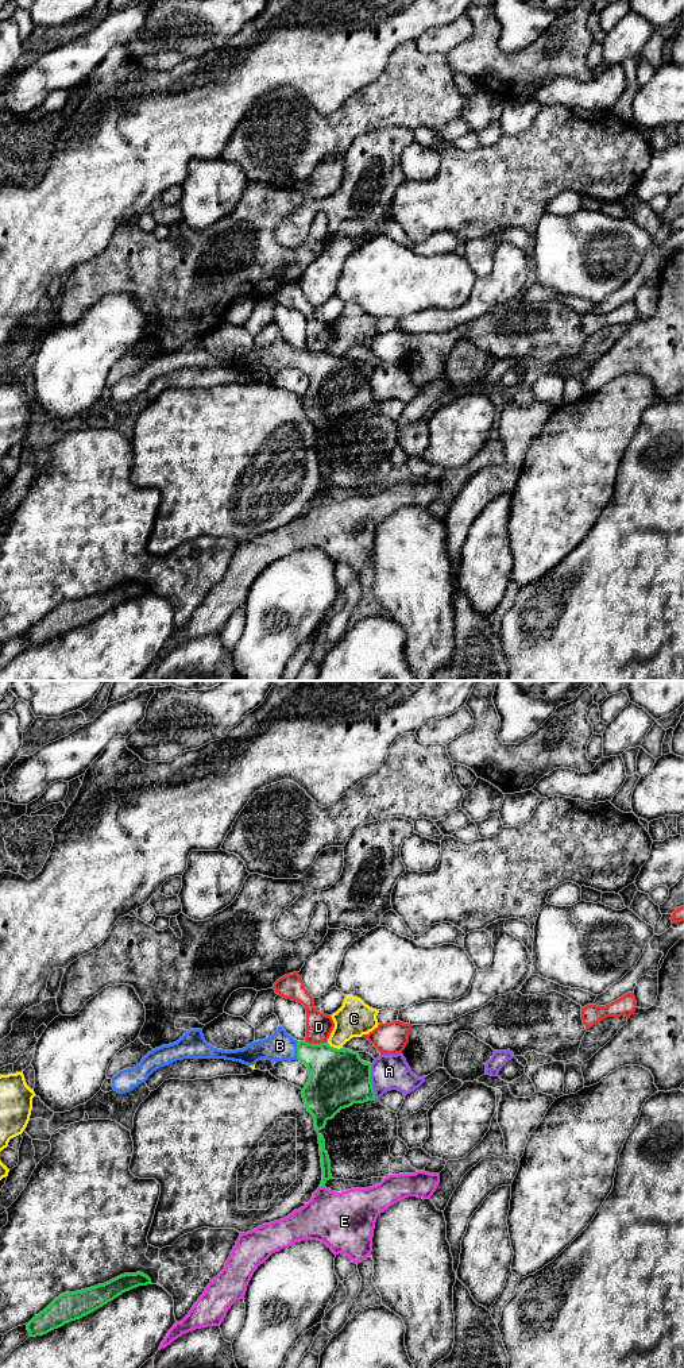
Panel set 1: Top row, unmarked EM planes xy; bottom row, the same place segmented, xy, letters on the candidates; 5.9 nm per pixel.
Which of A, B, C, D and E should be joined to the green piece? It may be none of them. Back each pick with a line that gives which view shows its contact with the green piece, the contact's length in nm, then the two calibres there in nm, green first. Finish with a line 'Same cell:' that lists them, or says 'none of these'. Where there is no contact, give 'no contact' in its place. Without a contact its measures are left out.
B: contact in xy; length 110 nm; calibres 280 and 170 nm
Same cell: B

